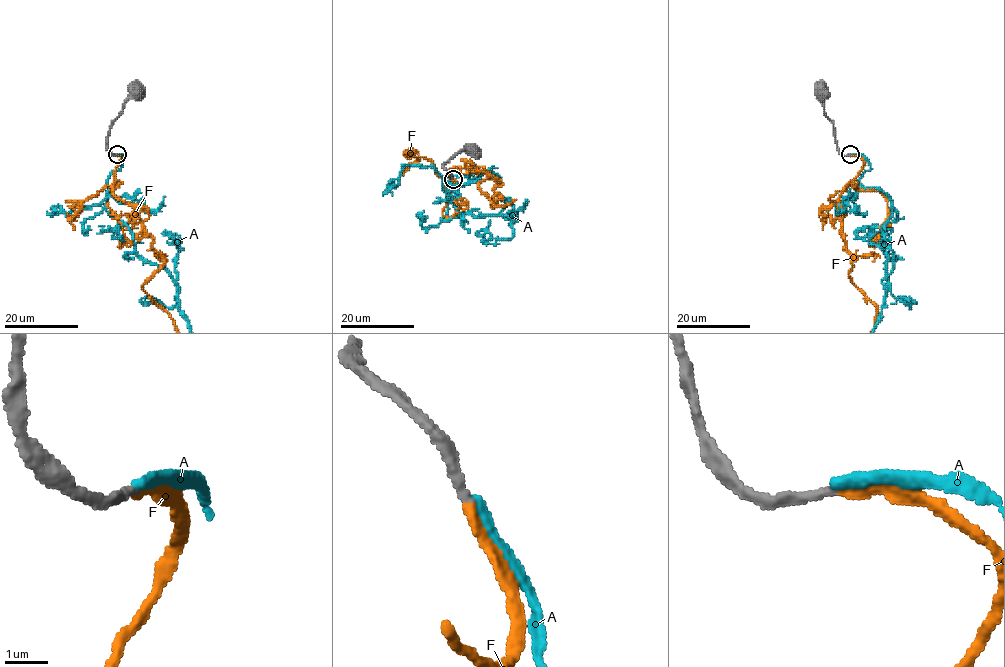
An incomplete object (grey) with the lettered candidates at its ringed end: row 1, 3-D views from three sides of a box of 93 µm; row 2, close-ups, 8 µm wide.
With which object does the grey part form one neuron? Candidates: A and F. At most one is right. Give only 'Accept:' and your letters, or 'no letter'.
Accept: F

